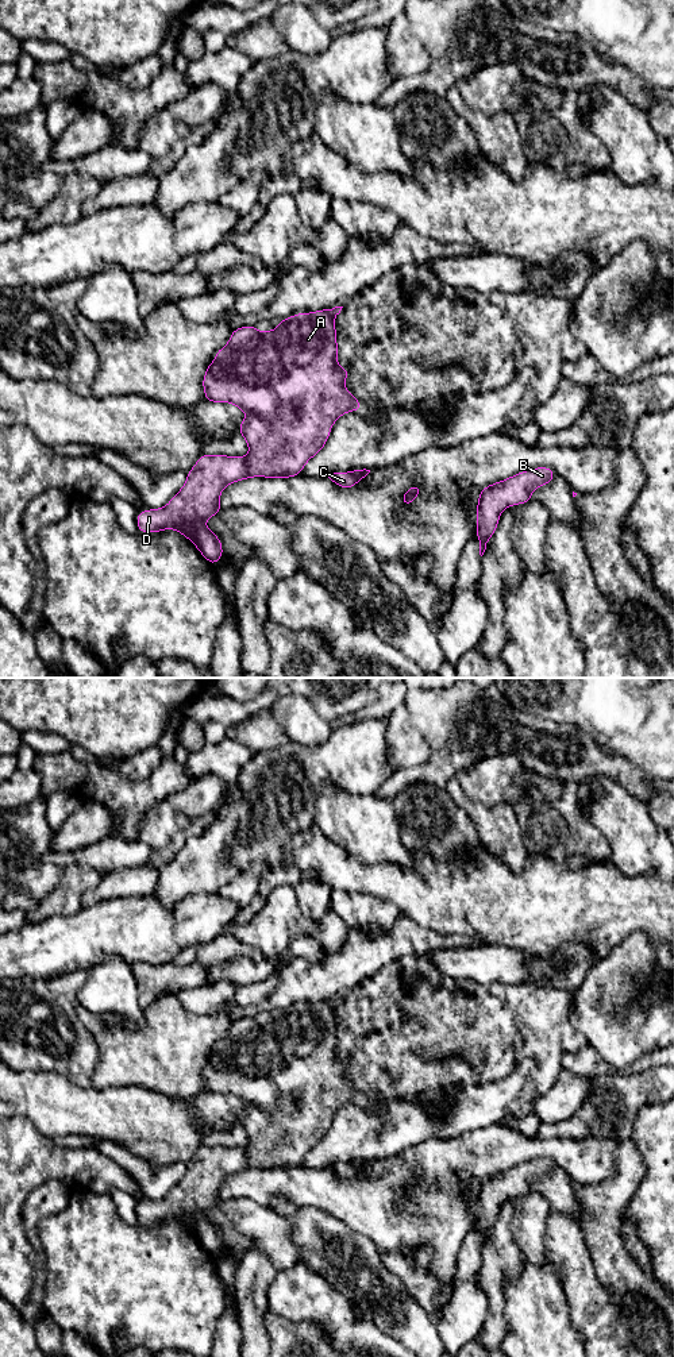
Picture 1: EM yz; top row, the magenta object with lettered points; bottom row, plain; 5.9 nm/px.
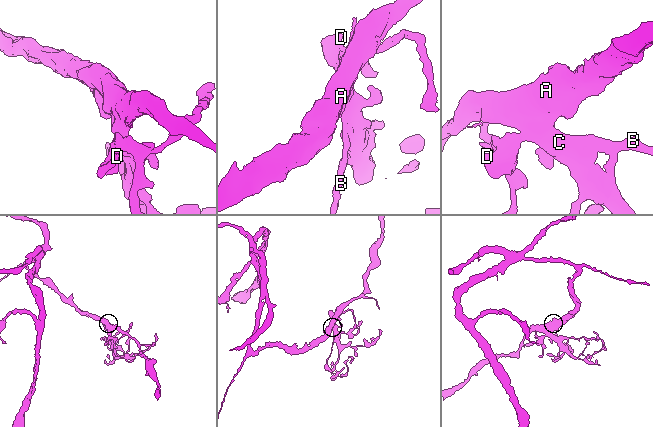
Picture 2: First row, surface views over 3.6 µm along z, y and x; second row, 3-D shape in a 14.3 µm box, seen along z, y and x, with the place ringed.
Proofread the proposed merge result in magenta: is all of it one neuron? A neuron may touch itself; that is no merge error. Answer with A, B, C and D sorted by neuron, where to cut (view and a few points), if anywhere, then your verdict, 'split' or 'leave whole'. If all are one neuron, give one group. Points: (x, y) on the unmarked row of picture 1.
A B C D | no cut | leave whole

